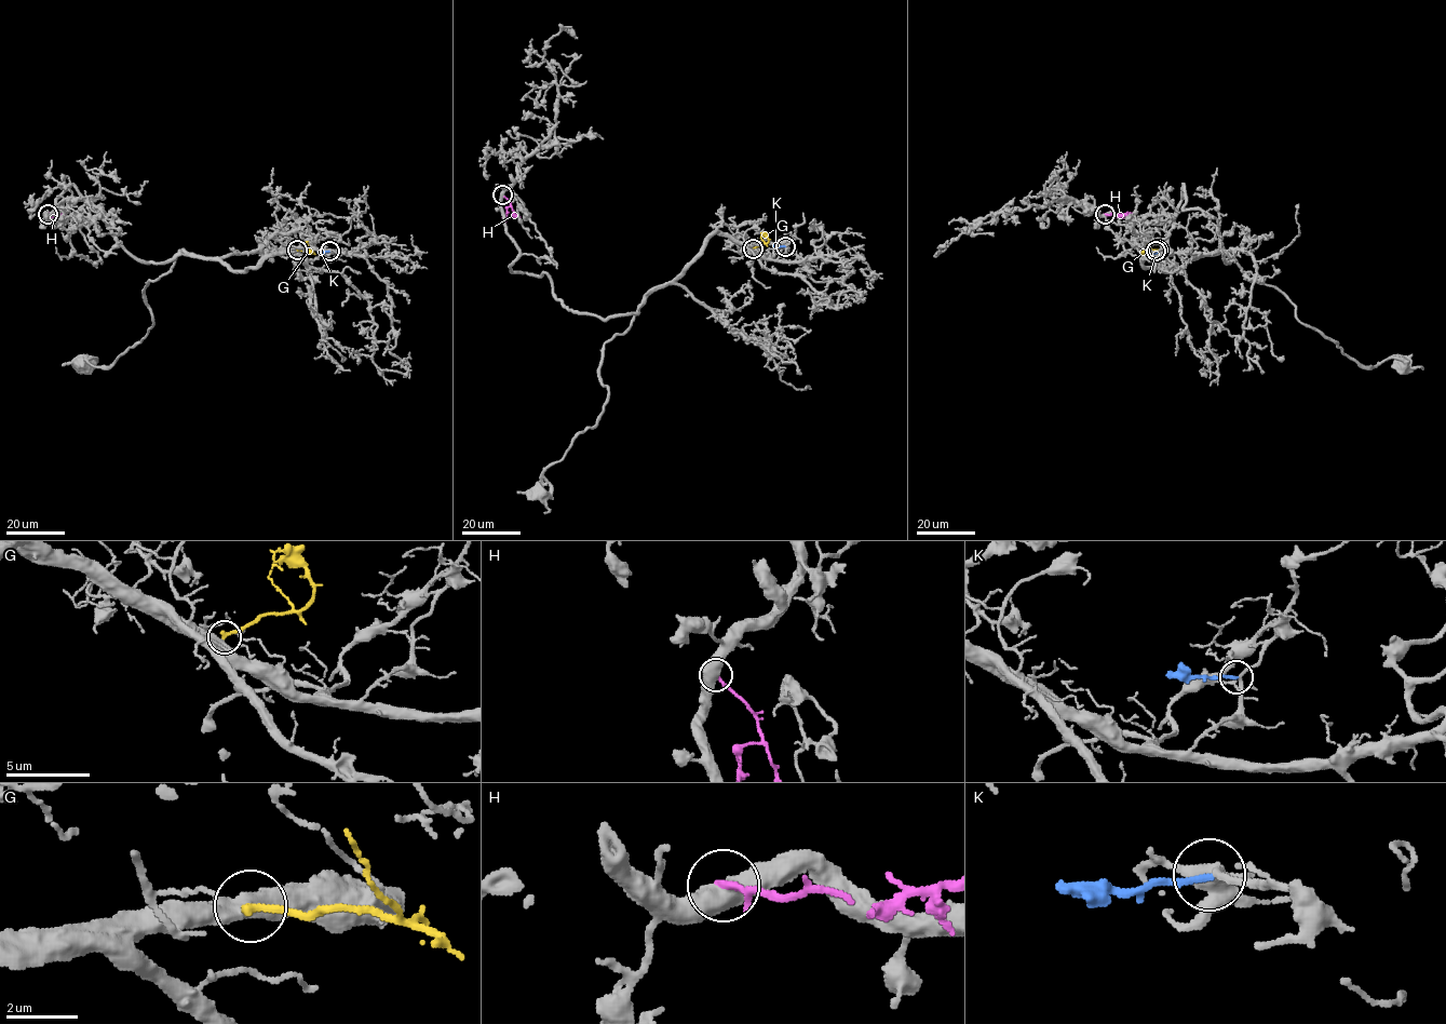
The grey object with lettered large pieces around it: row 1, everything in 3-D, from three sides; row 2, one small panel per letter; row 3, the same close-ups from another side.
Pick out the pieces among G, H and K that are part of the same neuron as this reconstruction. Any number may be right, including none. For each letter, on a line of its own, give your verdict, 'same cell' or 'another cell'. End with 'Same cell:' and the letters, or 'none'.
G: same cell
H: another cell
K: another cell
Same cell: G

